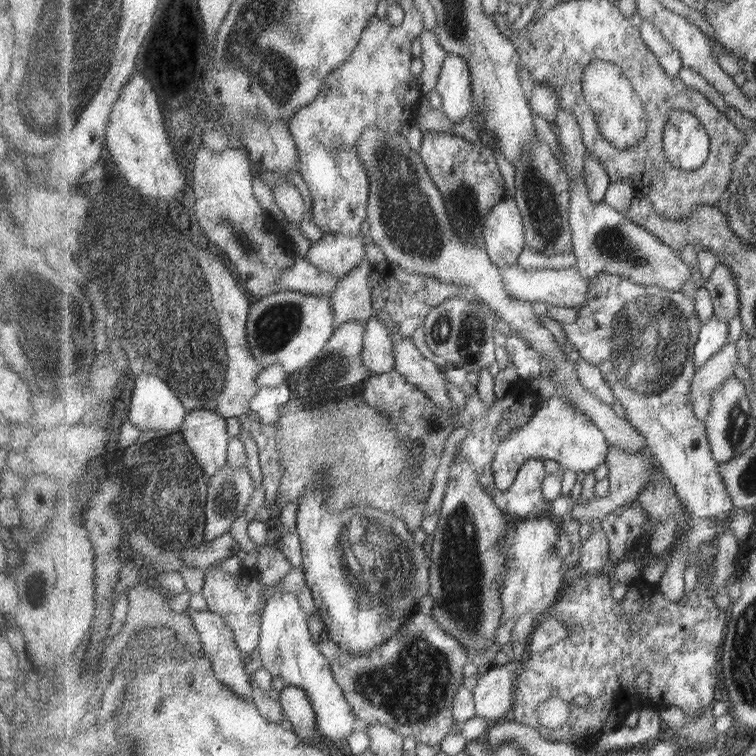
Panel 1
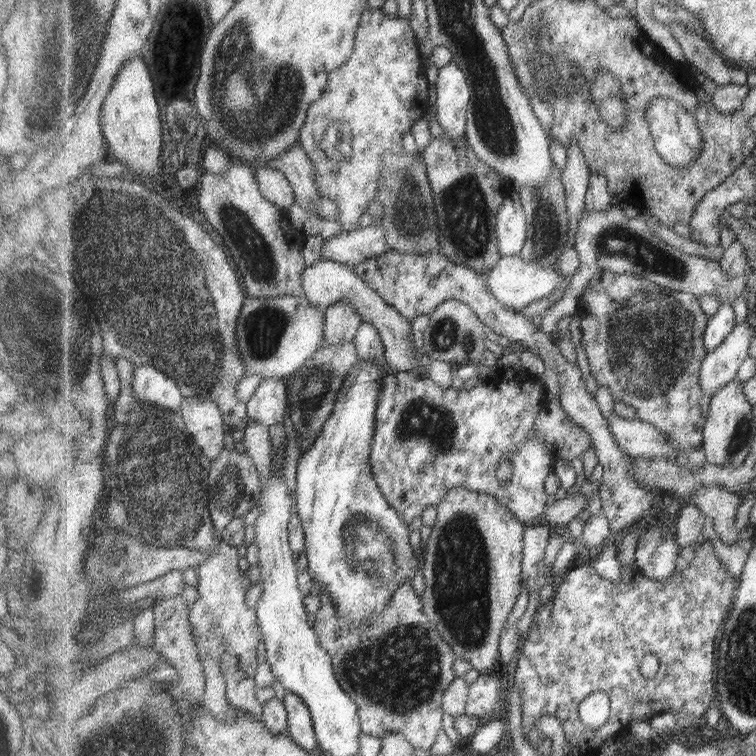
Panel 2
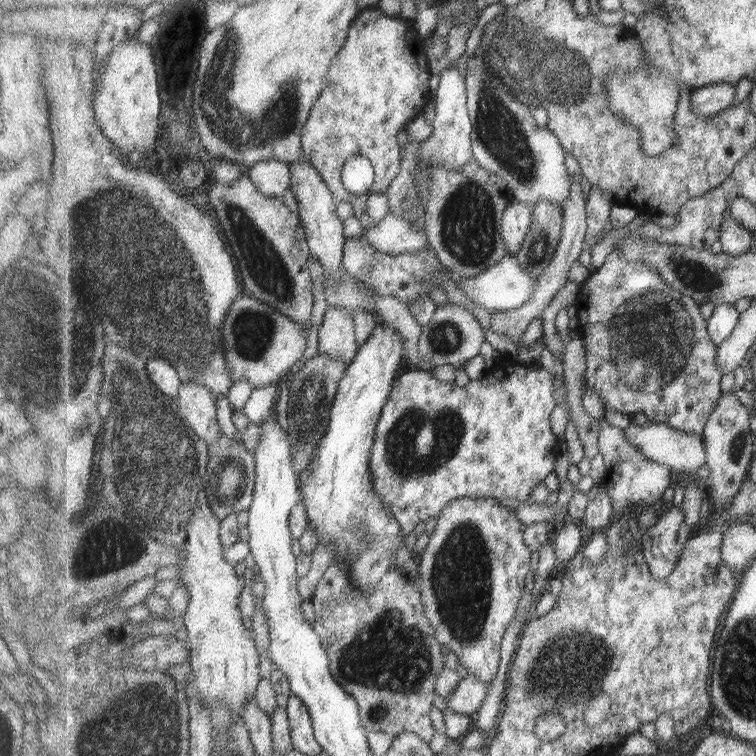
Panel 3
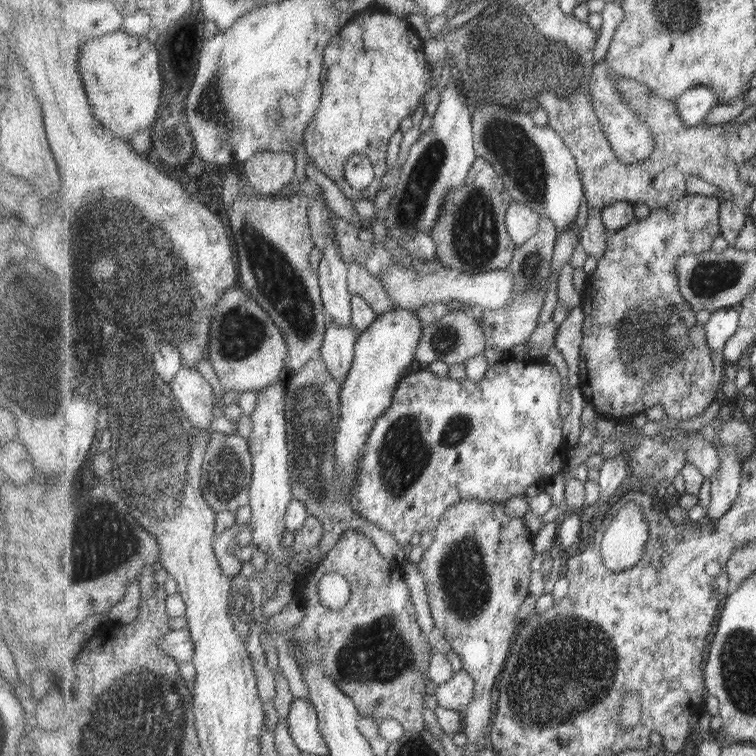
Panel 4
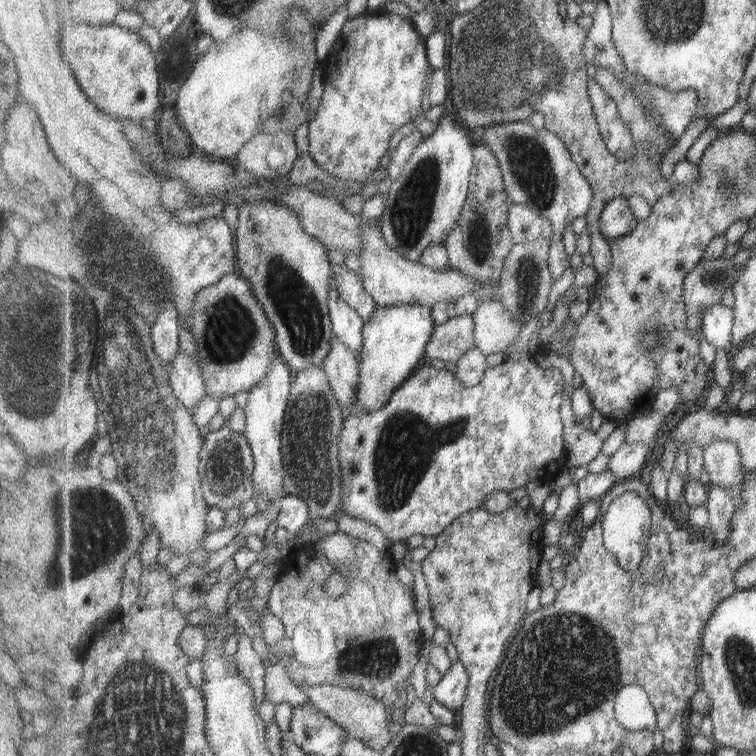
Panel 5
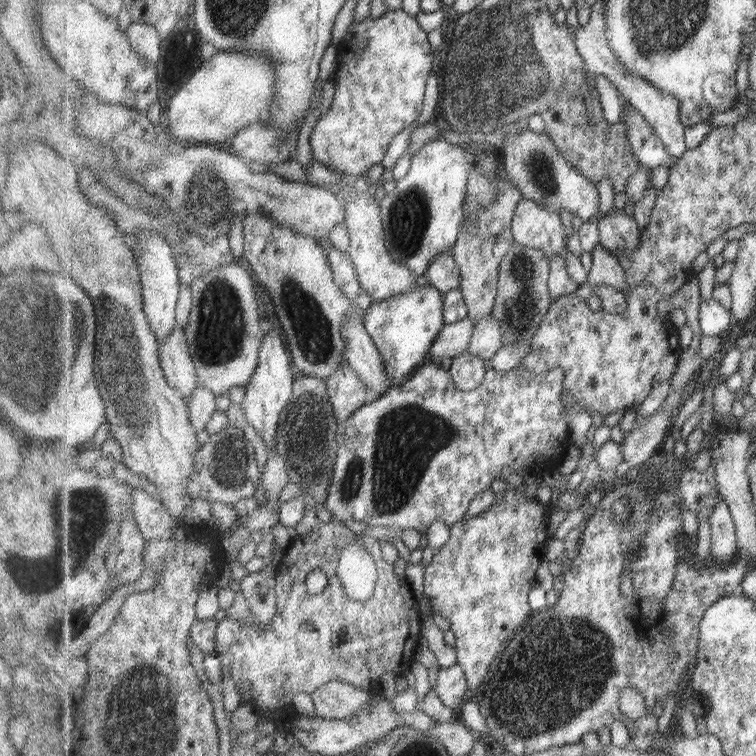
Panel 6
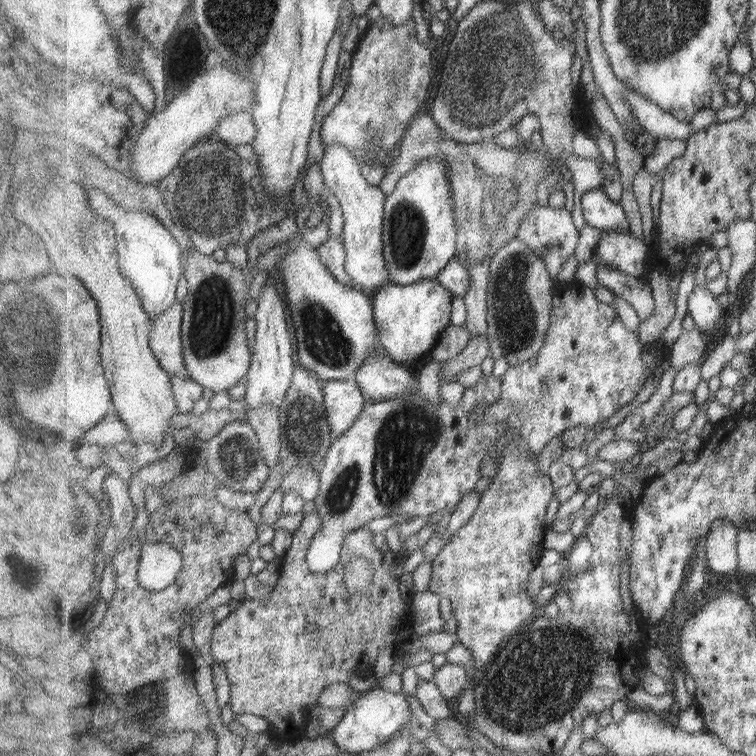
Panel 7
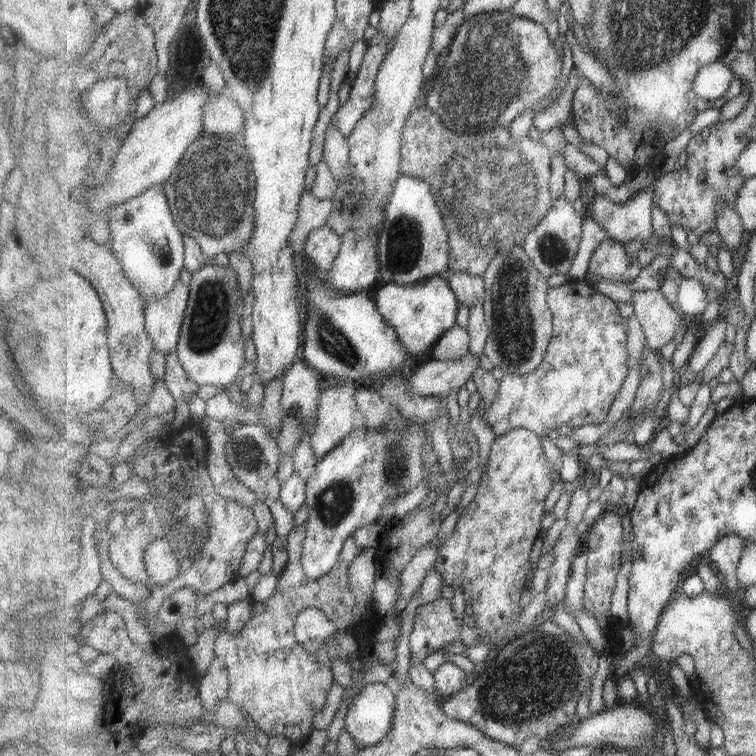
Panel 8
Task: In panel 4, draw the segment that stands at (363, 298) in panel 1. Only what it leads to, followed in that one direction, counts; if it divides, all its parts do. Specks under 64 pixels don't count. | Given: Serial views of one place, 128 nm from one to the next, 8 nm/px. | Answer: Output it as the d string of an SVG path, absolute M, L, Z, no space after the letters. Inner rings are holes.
M330 320L319 356L327 363L331 374L341 384L354 366L358 336L354 328L339 326Z

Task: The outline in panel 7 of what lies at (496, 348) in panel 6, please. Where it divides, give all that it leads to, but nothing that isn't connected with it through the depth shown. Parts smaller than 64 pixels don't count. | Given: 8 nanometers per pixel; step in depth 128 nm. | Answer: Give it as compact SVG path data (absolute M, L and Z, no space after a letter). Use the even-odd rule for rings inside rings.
M489 335L477 336L477 338L472 338L470 344L459 356L441 363L439 374L442 376L443 382L450 380L458 383L459 372L483 364L485 358L489 358L489 356L492 356L491 338ZM446 375L450 377L446 377Z

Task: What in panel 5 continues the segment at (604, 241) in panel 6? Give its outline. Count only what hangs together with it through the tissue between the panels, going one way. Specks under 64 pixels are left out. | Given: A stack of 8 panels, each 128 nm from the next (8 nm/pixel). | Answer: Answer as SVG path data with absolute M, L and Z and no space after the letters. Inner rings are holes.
M619 198L611 200L597 225L597 230L609 240L617 240L629 236L637 228L639 220L635 218L629 200Z

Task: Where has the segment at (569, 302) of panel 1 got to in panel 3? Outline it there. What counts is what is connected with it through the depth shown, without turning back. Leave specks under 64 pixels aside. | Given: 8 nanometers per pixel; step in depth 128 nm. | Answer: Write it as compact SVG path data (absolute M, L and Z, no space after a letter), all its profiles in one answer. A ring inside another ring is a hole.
M507 254L501 262L489 268L486 272L471 278L461 277L461 280L459 288L465 296L491 314L497 311L505 312L521 308L530 299L530 296L533 296L536 282L538 282L537 278L529 276L521 268L519 260L511 254Z

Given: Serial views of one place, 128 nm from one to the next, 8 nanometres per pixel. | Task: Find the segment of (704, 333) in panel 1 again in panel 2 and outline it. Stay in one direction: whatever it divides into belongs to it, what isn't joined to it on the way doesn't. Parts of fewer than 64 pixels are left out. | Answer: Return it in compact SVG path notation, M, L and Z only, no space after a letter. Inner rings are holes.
M731 302L720 306L710 319L705 336L703 336L705 348L709 353L718 349L737 327L737 324L735 324L735 310L733 310Z

